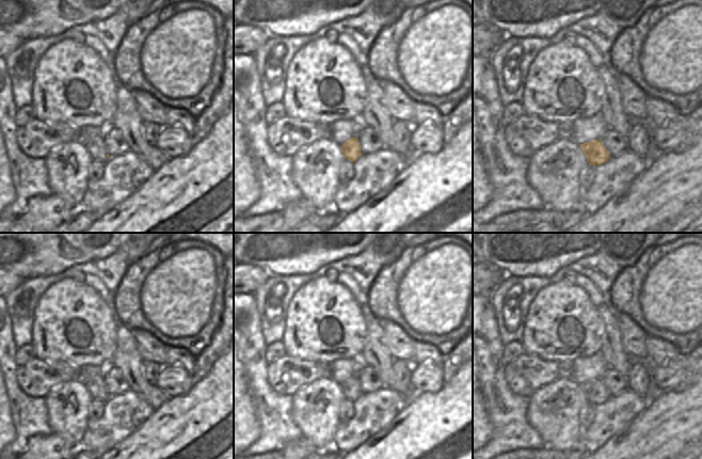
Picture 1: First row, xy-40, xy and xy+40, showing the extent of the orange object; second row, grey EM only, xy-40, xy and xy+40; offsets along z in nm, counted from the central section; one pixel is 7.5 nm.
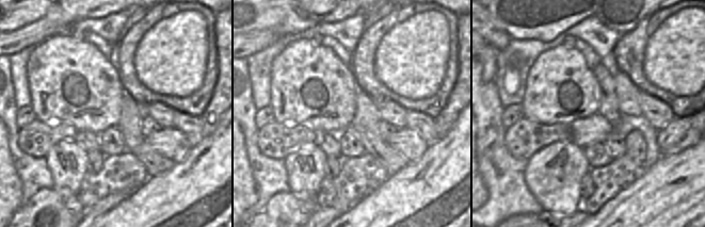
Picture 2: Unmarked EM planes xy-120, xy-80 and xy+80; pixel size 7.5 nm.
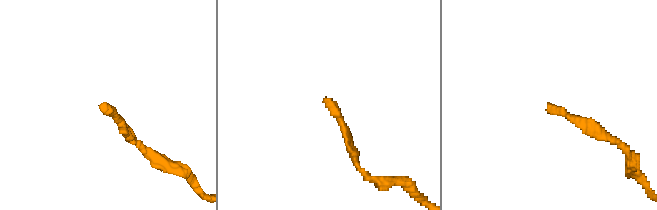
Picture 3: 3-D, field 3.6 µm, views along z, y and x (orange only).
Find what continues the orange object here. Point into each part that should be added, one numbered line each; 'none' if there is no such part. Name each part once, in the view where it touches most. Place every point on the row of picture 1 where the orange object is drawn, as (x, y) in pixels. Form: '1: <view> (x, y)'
1: xy+40 (583, 130).

